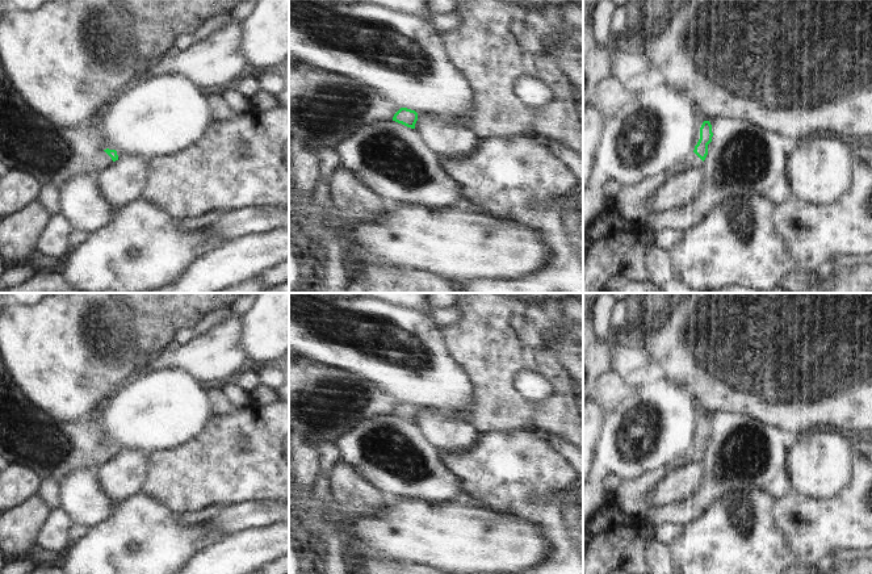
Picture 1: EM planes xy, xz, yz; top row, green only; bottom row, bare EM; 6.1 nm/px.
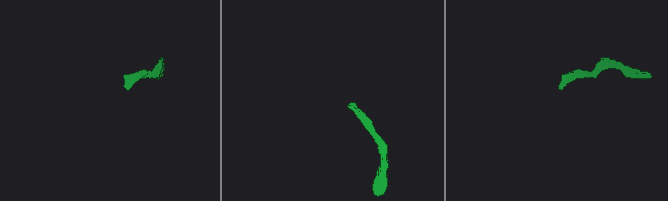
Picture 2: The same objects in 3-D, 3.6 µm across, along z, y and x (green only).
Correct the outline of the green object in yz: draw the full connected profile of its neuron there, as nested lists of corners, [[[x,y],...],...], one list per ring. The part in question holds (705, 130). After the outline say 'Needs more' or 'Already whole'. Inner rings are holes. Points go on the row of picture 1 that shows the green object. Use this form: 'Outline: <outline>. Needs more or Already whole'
Outline: [[[704,121],[700,127],[700,139],[695,146],[695,150],[678,164],[676,171],[683,172],[691,168],[701,167],[708,155],[708,144],[712,142],[712,137],[712,125],[709,121]]]. Needs more

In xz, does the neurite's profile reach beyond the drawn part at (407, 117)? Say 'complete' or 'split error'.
split error

